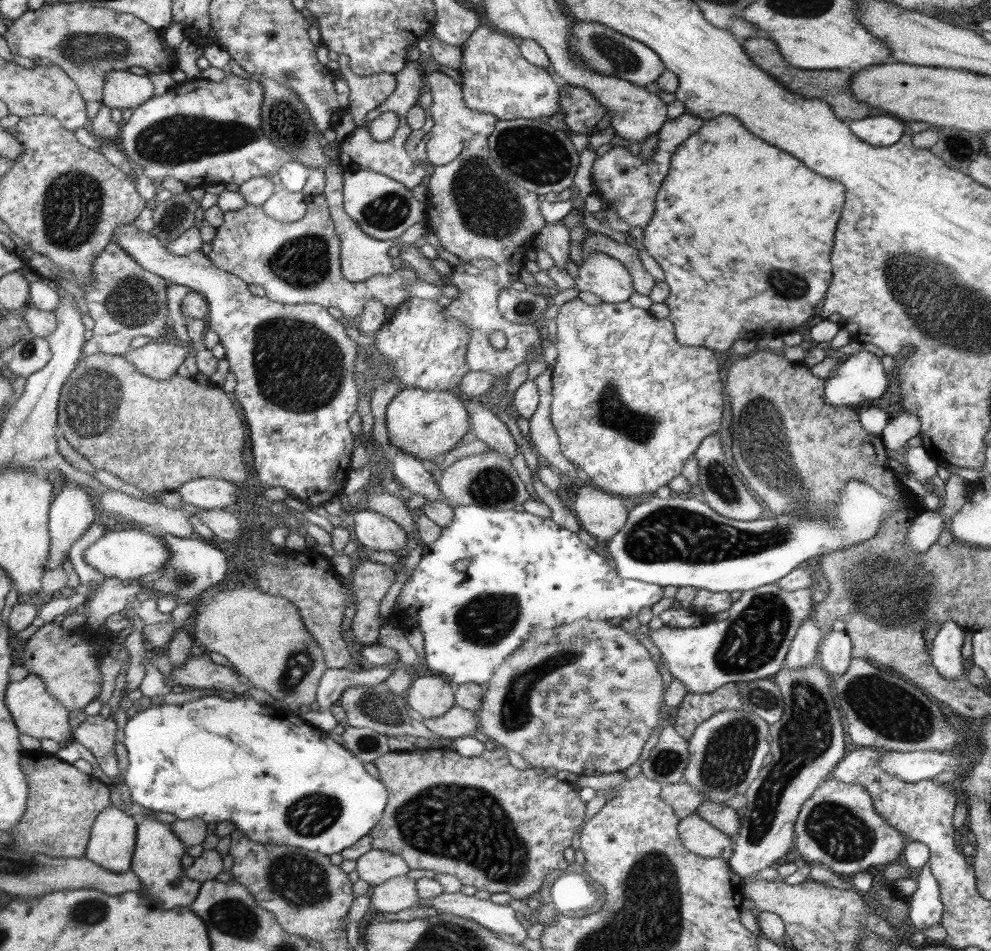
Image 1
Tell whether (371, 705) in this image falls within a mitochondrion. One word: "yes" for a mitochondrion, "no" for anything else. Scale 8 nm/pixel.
yes

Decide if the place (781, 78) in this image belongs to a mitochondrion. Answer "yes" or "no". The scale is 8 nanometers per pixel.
no

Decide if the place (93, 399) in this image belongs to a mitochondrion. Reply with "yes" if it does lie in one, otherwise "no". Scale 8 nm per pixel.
yes

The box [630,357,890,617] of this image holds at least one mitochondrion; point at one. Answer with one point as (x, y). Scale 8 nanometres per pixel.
(766, 449)

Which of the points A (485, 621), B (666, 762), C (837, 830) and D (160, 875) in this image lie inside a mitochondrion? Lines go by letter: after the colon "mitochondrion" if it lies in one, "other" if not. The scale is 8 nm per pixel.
A: mitochondrion
B: mitochondrion
C: mitochondrion
D: other

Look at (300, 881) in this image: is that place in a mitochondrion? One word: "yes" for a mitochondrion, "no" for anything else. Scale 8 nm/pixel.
yes

